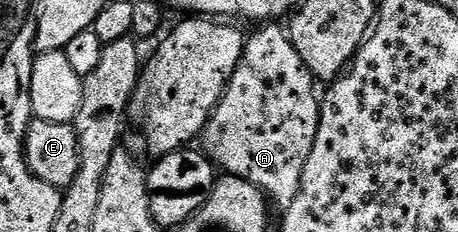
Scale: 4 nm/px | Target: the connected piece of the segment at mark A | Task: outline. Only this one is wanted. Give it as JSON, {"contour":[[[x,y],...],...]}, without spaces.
{"contour":[[[263,25],[255,29],[258,31],[254,35],[251,33],[247,37],[236,72],[230,77],[217,108],[202,129],[200,146],[207,158],[221,169],[223,166],[226,174],[234,174],[237,178],[248,180],[253,186],[259,186],[273,205],[275,202],[280,208],[287,208],[300,192],[304,168],[312,156],[312,146],[316,144],[318,126],[322,122],[322,104],[320,90],[318,94],[314,87],[314,73],[300,58],[300,52],[294,47],[289,33],[278,26],[281,25]]]}

